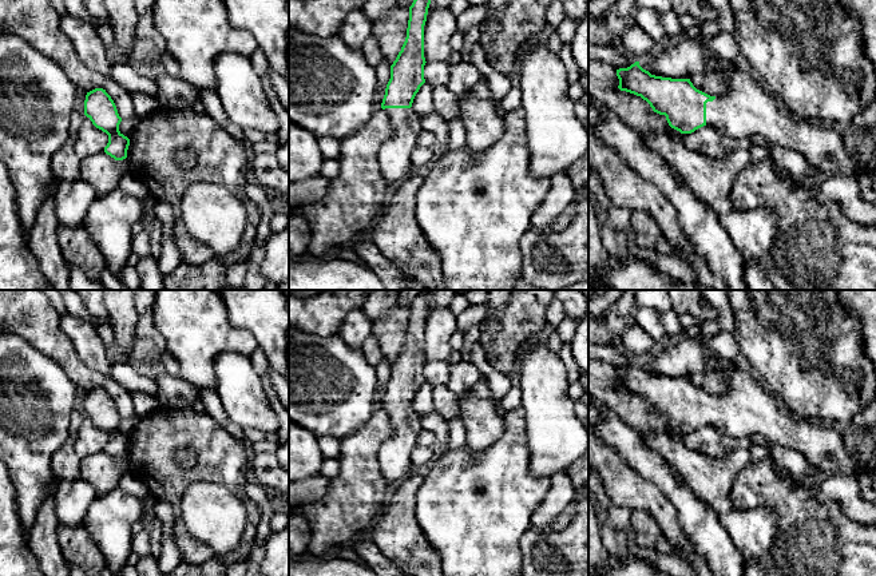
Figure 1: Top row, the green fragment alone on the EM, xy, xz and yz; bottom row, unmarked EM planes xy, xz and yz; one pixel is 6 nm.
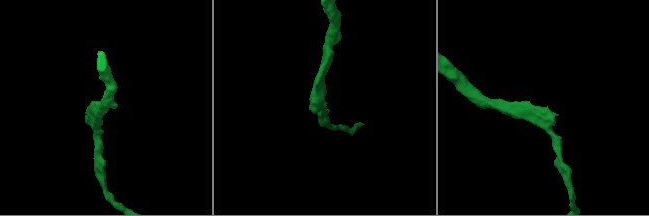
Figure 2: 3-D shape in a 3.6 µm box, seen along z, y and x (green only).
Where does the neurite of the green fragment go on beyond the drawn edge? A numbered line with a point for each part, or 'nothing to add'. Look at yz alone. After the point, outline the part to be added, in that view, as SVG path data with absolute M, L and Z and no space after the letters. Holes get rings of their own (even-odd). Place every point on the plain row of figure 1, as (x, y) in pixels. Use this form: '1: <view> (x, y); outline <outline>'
1: yz (746, 409); outline M710 350L710 368L722 370L728 376L728 390L706 402L706 424L714 425L732 437L748 441L752 436L762 436L804 456L813 469L829 474L853 474L859 482L865 501L876 504L876 488L873 472L867 462L845 445L844 437L833 429L828 429L821 421L810 421L794 416L780 400L765 390L750 373L736 369Z

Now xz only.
1: xz (395, 461); outline M385 408L384 410L389 416L393 433L380 445L378 464L381 474L391 486L407 478L413 466L411 452L419 434L424 430L424 416L412 408Z

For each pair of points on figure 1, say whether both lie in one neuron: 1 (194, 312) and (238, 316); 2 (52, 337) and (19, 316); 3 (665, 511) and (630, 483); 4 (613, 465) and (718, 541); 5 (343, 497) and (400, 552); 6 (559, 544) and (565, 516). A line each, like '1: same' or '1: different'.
1: different
2: same
3: same
4: different
5: different
6: different

